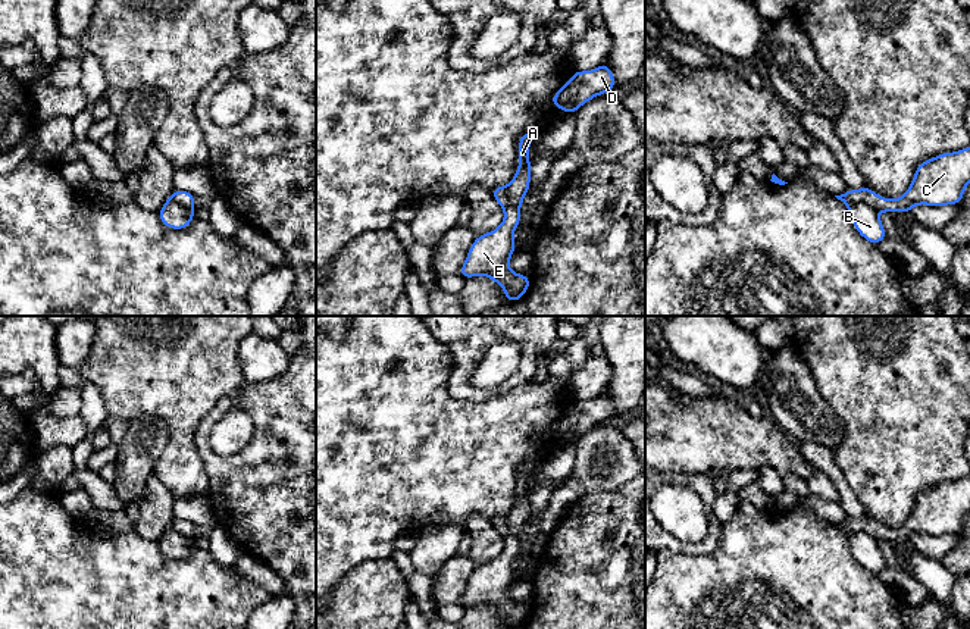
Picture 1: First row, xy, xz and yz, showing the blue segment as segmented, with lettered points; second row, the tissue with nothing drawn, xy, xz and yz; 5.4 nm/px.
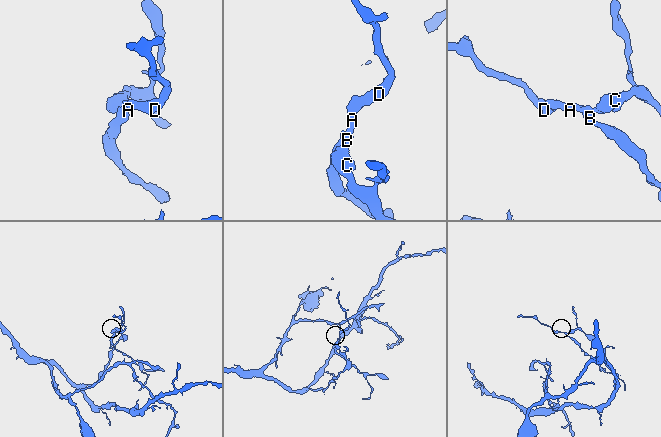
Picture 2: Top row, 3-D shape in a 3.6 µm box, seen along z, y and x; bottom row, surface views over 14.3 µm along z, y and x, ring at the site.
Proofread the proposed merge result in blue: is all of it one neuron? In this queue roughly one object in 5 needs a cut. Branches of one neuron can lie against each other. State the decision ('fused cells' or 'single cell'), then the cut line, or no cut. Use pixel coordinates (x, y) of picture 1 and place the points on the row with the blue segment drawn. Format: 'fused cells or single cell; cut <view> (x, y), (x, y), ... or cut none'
fused cells; cut yz (848, 205), (866, 203), (875, 210)

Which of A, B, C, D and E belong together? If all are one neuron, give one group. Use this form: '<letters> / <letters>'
A C D E / B

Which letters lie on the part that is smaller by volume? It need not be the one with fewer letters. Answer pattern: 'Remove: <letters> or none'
Remove: B

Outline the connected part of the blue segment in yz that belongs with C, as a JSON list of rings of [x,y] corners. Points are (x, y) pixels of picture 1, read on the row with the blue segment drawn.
[[[970,145],[955,153],[942,153],[920,163],[911,185],[901,198],[882,198],[870,187],[848,190],[835,197],[847,206],[866,203],[874,210],[908,213],[916,204],[936,207],[961,204],[969,182]]]

